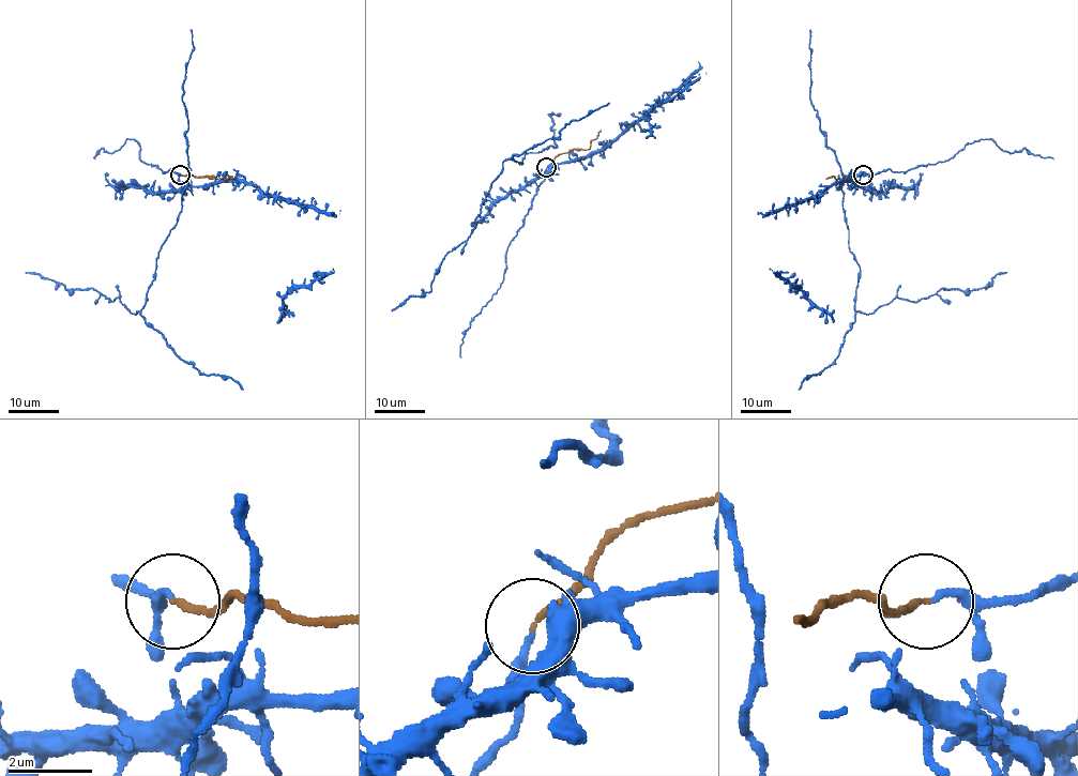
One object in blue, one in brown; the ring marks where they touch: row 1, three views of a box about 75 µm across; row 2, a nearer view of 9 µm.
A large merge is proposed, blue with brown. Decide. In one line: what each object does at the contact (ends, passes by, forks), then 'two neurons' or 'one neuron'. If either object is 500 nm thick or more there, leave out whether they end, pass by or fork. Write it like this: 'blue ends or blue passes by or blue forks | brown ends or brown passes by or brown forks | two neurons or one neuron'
blue ends | brown ends | one neuron

